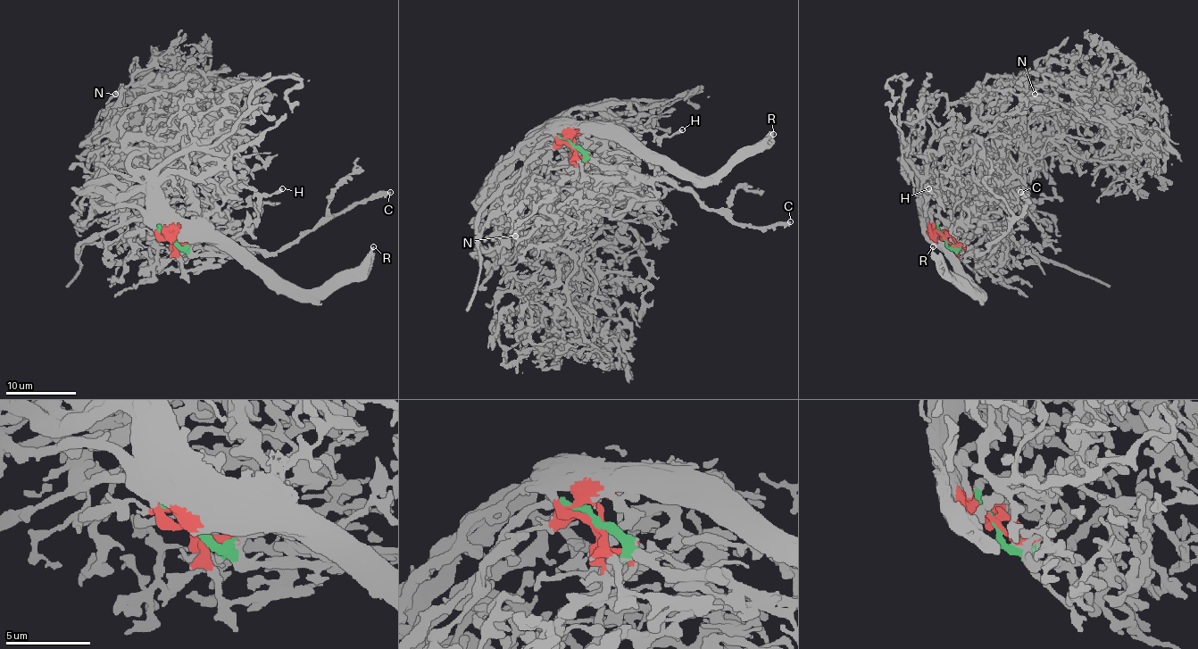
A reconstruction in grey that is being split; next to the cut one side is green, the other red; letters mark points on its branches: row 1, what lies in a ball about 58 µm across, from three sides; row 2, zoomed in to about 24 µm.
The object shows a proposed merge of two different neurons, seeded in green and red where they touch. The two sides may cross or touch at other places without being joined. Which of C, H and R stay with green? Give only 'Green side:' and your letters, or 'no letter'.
Green side: C

